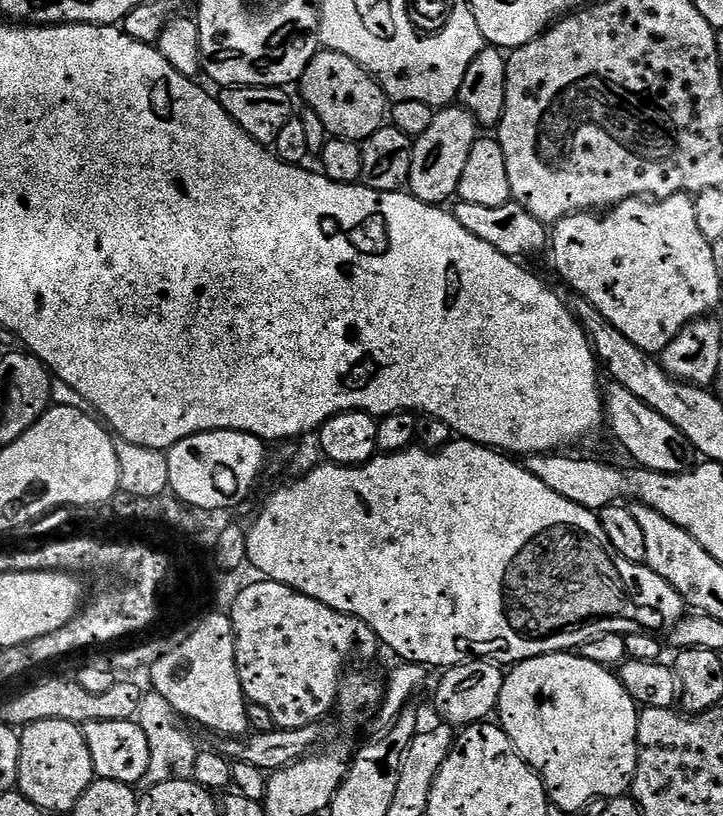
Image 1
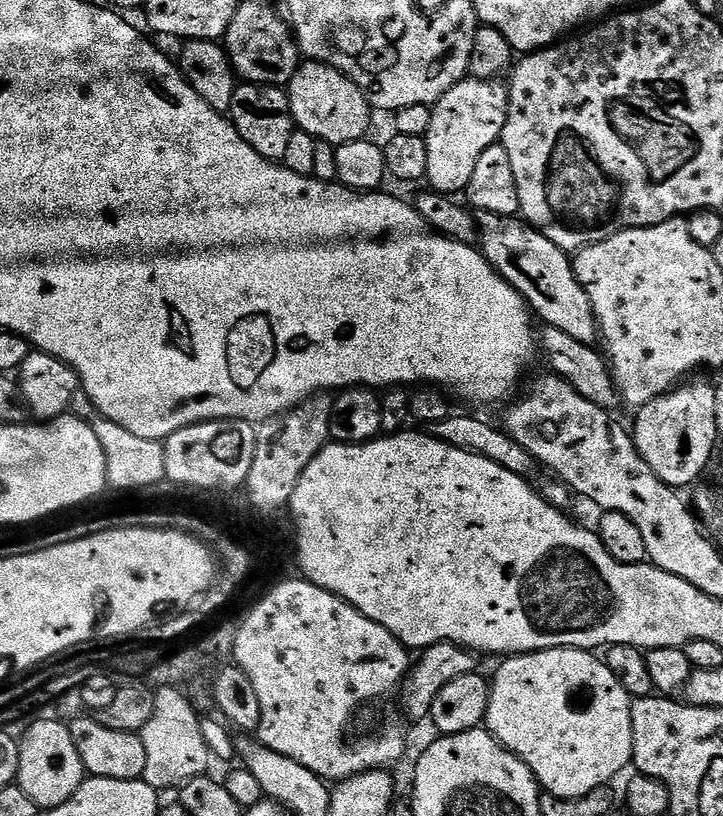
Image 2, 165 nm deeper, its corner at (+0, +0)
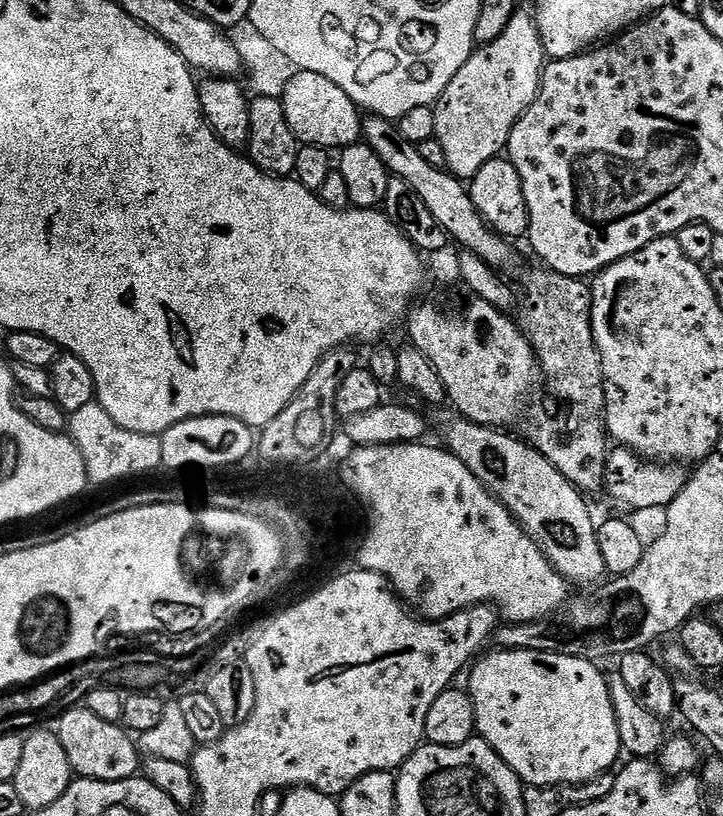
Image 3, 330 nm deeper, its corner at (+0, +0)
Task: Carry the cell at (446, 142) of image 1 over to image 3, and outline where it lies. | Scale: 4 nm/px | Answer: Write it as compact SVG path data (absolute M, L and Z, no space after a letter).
M517 10L514 18L510 18L506 30L494 38L494 42L479 45L473 51L472 57L450 78L450 86L436 101L434 111L436 114L435 139L442 146L442 154L446 156L444 168L459 180L471 182L486 166L486 162L497 159L507 149L510 130L522 118L522 114L534 102L540 89L540 73L544 70L546 57L544 43L536 25L535 15L531 11Z

